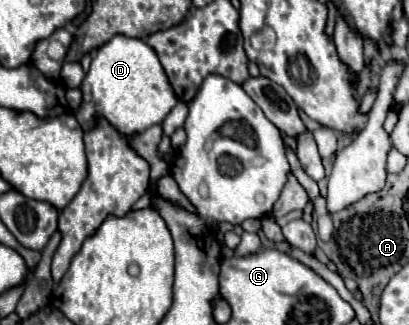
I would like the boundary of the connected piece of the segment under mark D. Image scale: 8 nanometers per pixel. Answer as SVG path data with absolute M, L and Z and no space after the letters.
M114 36L96 50L80 90L82 104L76 110L76 120L82 130L92 126L94 116L104 116L124 134L144 132L152 124L162 124L178 102L156 52L145 40L128 36Z

